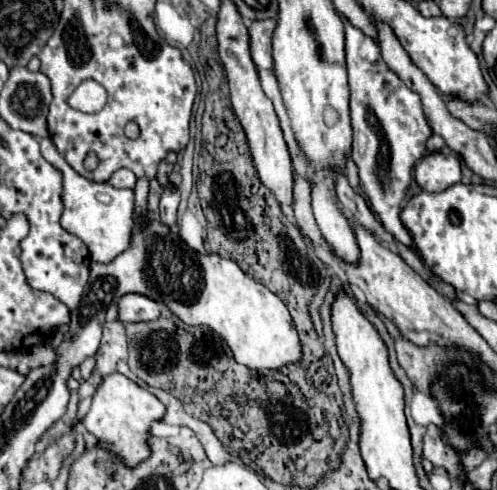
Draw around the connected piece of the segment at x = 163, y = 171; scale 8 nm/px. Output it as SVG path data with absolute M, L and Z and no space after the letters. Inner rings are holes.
M170 154L170 156L168 156L166 160L162 160L160 166L158 166L158 176L156 176L156 180L160 182L162 188L168 186L168 174L170 174L172 168L174 168L174 160L176 160L176 154Z

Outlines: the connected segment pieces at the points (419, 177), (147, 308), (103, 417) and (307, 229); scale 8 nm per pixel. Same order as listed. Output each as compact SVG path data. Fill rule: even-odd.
M432 152L416 164L414 178L422 190L442 192L460 182L460 160L452 152Z
M126 294L118 302L118 318L122 322L148 322L160 318L160 304L144 294Z
M110 374L96 388L92 398L90 412L84 416L84 426L90 434L96 436L98 444L120 458L120 462L128 468L136 468L144 460L150 458L152 450L148 444L150 428L154 422L160 422L166 414L166 406L146 388L128 380L122 374Z
M294 176L294 204L292 204L292 212L300 222L300 228L306 236L310 236L310 240L314 244L322 244L326 250L330 250L330 246L326 244L326 240L322 238L314 216L312 216L312 208L310 208L310 182L302 176Z

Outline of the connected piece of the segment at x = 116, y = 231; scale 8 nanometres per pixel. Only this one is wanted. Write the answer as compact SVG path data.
M46 136L40 140L42 156L56 166L64 176L64 212L62 212L62 228L74 236L78 236L90 250L90 258L98 264L112 262L118 254L130 248L132 228L134 228L134 190L120 190L106 182L94 182L80 176L56 150L52 140Z

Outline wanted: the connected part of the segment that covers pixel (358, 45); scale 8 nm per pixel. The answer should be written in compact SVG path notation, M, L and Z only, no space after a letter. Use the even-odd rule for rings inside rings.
M348 20L346 26L346 64L350 84L350 116L354 128L352 160L360 170L360 184L368 196L372 212L380 216L384 228L394 234L404 246L412 246L412 238L400 222L400 204L408 194L412 182L412 168L426 152L426 140L432 128L426 122L422 104L382 60L378 44L354 28Z

